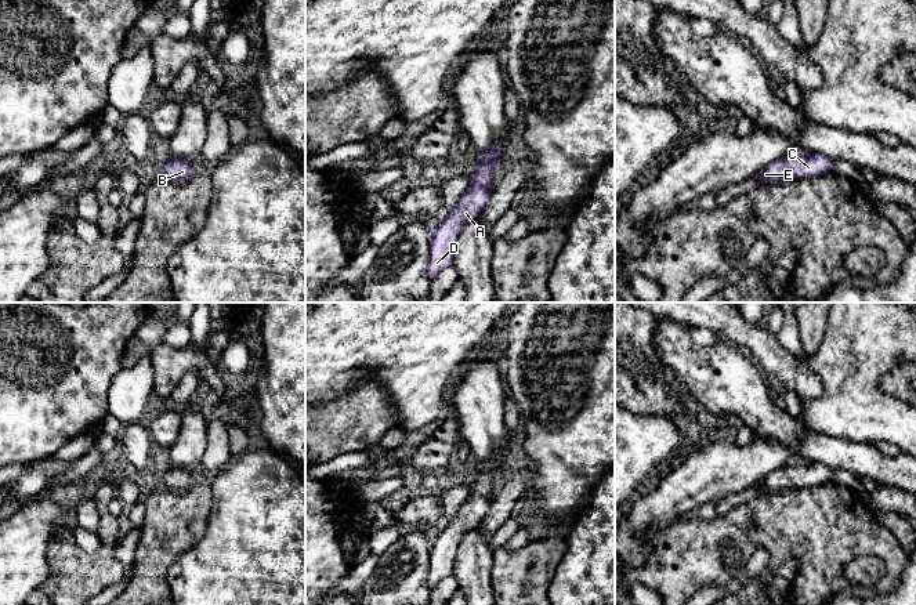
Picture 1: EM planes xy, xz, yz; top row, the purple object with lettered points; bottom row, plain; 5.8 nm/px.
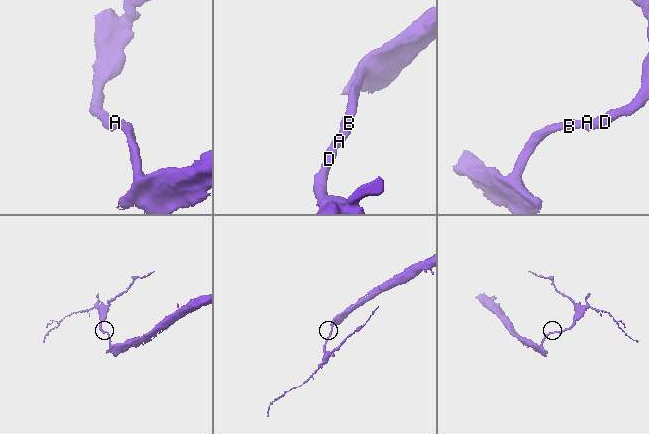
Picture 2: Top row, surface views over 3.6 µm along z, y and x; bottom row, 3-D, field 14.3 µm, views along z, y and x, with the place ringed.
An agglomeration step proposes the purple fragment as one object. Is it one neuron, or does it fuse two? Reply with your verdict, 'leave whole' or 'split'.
leave whole

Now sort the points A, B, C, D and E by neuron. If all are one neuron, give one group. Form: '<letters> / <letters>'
A B C D E

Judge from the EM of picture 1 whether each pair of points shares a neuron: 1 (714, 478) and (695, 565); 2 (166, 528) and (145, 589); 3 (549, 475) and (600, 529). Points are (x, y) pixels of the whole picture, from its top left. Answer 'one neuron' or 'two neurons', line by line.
1: two neurons
2: one neuron
3: two neurons

